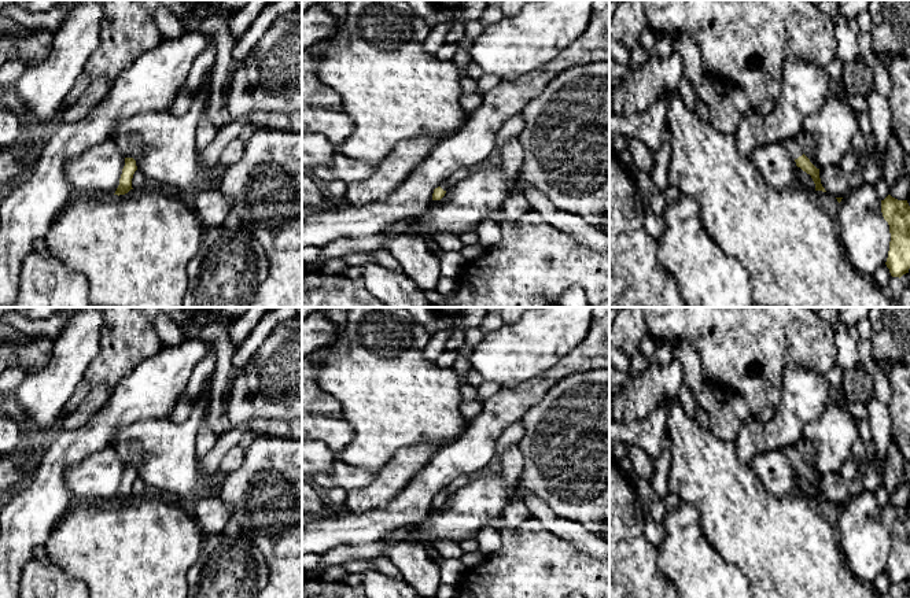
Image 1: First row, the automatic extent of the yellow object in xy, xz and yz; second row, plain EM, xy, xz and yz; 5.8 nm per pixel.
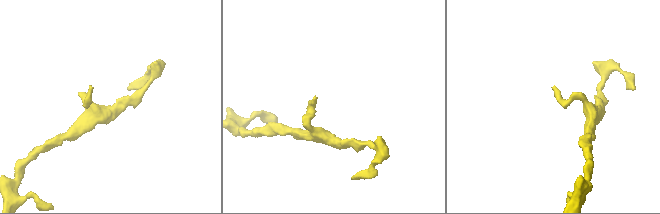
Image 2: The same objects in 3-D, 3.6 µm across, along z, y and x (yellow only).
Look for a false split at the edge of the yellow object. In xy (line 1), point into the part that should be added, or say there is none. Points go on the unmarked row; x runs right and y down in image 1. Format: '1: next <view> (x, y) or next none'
1: next none

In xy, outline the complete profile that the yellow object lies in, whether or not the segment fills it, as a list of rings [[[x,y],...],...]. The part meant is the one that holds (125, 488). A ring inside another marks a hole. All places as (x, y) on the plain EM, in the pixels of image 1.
[[[125,465],[125,473],[122,476],[119,492],[118,492],[114,502],[118,502],[118,503],[125,502],[130,497],[133,497],[132,495],[132,486],[133,486],[133,481],[136,477],[137,477],[136,468],[133,465]]]

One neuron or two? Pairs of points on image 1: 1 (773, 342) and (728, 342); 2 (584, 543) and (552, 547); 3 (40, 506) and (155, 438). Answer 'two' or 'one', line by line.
1: one
2: two
3: two

